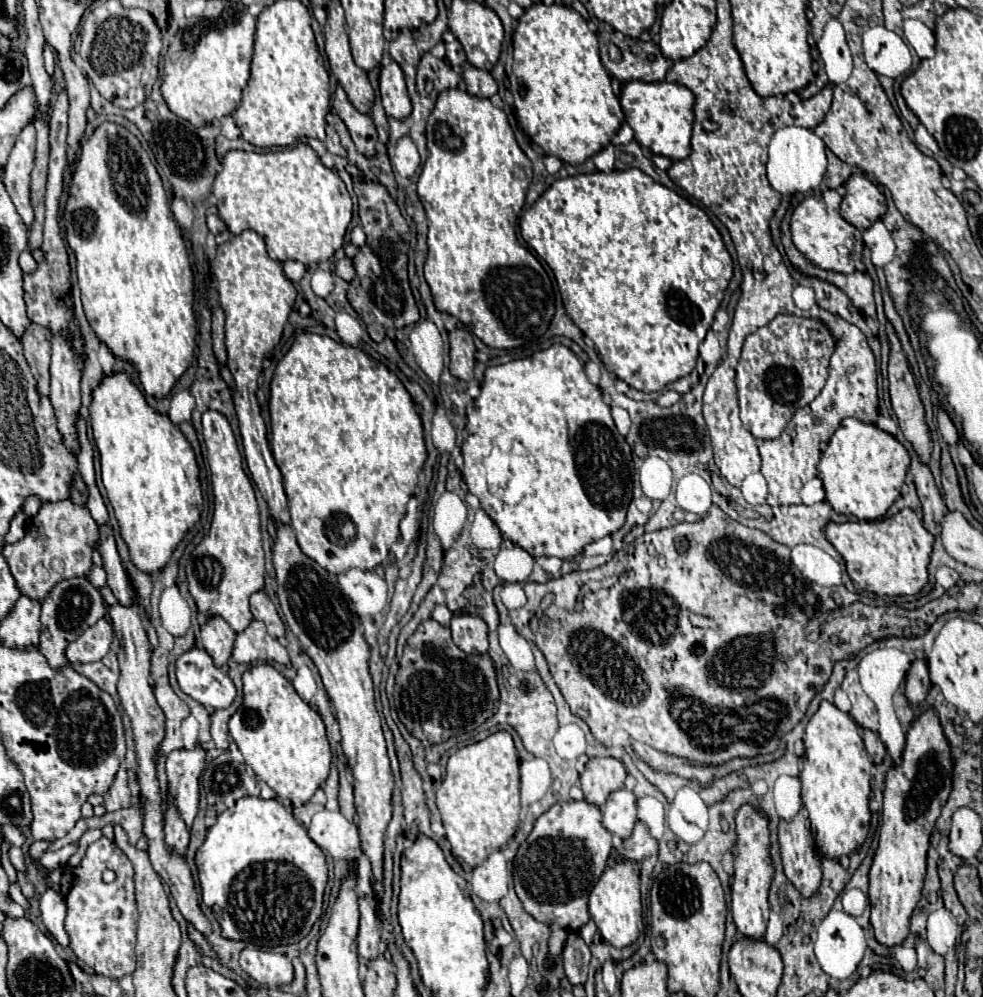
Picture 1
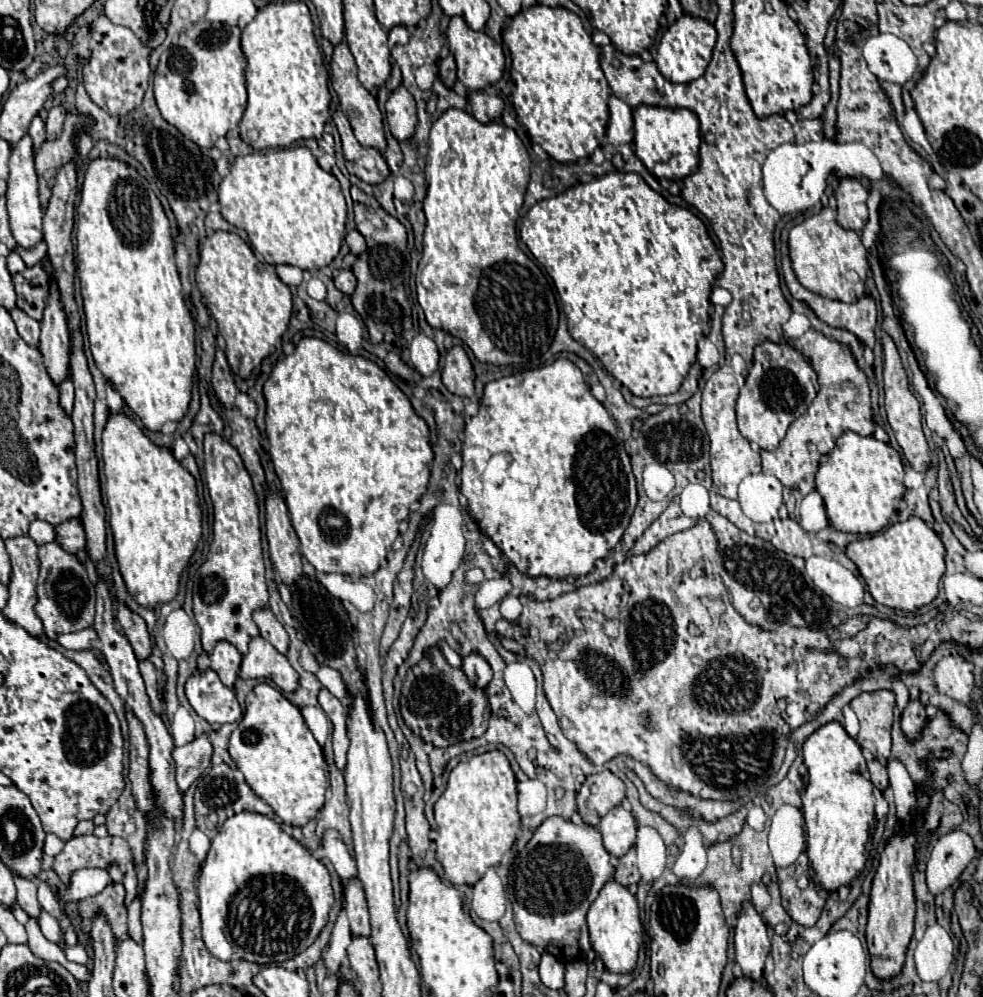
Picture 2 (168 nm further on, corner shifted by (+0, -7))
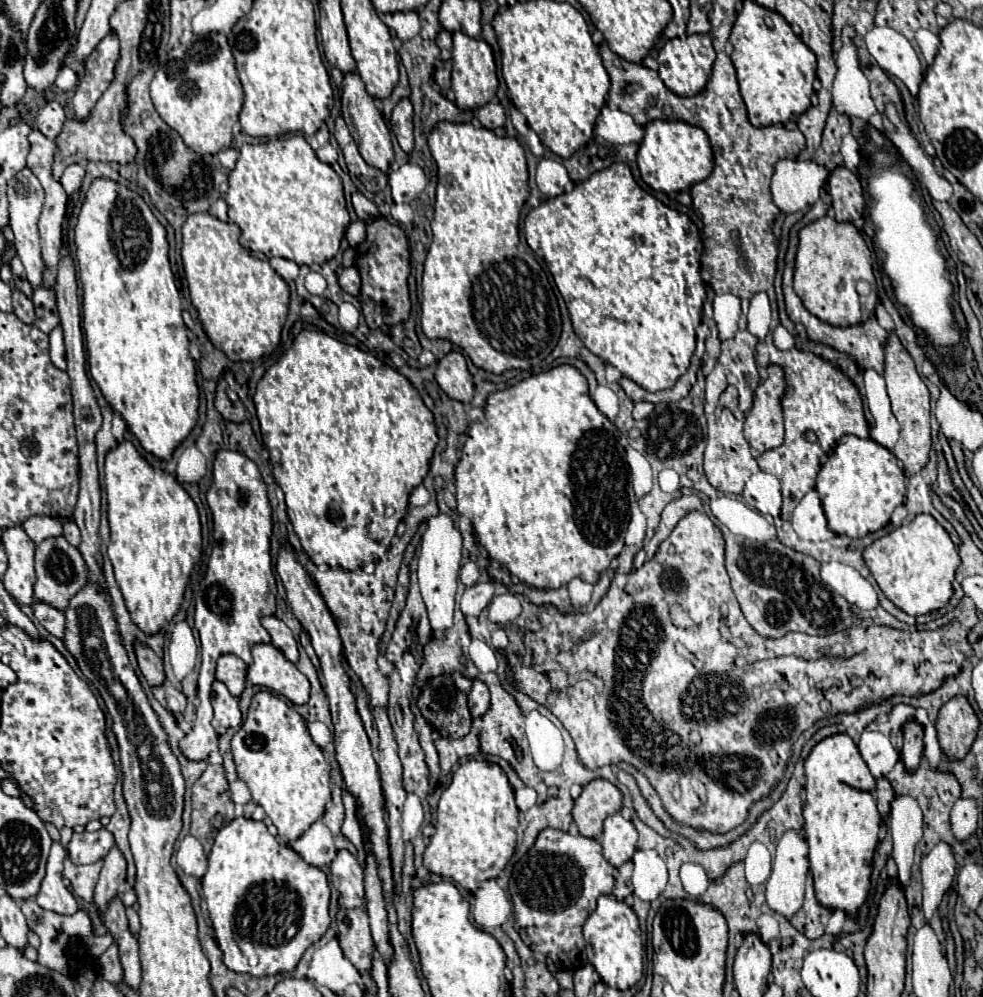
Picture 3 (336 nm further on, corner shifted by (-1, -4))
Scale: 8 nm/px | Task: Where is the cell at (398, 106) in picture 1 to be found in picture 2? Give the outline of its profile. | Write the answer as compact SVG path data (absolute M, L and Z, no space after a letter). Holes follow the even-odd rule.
M404 85L394 89L386 101L386 119L392 135L398 141L406 141L416 129L416 103Z

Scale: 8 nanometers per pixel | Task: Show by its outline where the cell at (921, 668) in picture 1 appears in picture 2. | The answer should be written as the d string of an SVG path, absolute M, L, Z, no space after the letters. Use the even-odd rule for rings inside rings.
M910 699L906 709L902 711L902 729L910 741L916 739L916 735L922 731L926 723L926 709L920 699Z

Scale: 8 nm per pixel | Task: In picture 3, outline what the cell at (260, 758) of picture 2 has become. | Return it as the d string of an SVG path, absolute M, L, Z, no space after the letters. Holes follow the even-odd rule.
M259 692L253 696L249 714L241 726L241 730L231 740L231 750L237 766L237 774L247 782L253 800L265 810L267 818L271 818L277 828L277 836L291 844L295 838L303 836L309 826L323 816L327 800L331 800L331 784L329 784L329 764L319 746L311 740L311 734L303 722L303 718L293 712L279 696L271 692Z

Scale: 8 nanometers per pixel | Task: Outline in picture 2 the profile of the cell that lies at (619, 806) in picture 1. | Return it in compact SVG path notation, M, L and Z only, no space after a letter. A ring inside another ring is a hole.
M622 805L610 809L598 823L604 847L610 855L622 857L636 841L636 819Z

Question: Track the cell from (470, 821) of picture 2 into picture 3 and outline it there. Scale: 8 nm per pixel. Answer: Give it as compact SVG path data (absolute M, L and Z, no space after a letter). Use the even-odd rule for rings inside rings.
M467 760L453 774L451 786L443 792L443 796L439 800L437 826L435 826L437 832L431 836L431 842L425 848L423 864L433 874L439 874L443 878L451 878L453 882L457 882L465 890L475 892L479 888L479 882L497 878L499 872L509 862L509 858L513 856L513 848L517 842L517 826L519 826L519 810L515 806L513 788L509 786L509 780L507 780L505 772L499 768L499 764Z

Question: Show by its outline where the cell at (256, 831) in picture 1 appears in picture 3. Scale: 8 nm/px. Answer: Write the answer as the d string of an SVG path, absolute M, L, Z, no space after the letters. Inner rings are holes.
M235 818L229 826L221 828L209 852L209 868L201 884L201 896L213 920L215 940L223 952L225 966L233 972L247 972L259 978L293 972L305 950L315 944L331 924L327 876L319 868L305 864L297 852L271 836L263 822Z

